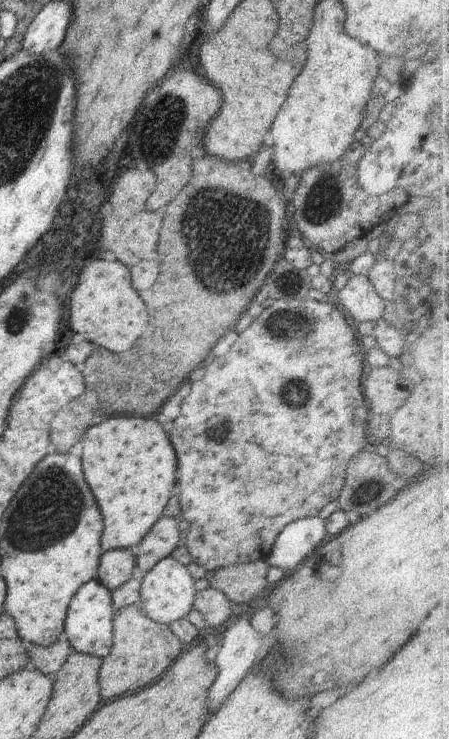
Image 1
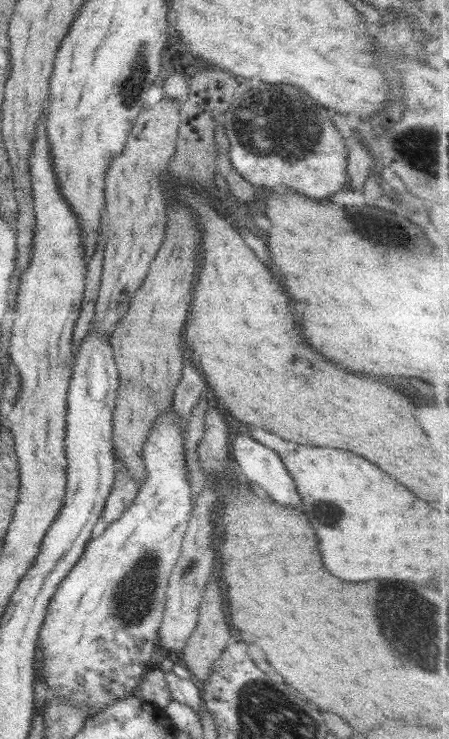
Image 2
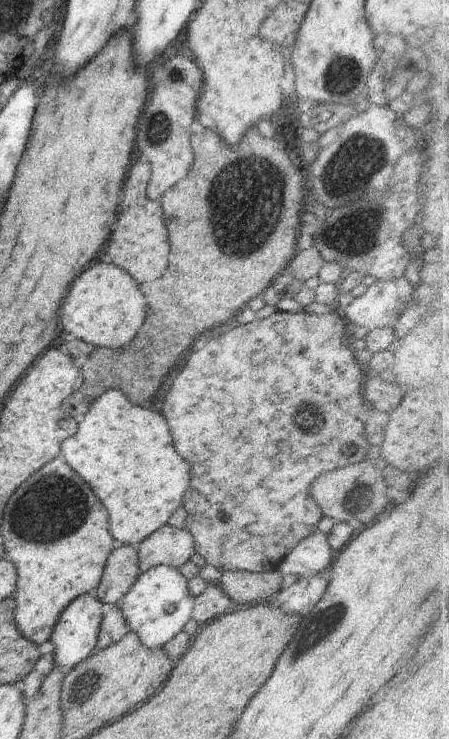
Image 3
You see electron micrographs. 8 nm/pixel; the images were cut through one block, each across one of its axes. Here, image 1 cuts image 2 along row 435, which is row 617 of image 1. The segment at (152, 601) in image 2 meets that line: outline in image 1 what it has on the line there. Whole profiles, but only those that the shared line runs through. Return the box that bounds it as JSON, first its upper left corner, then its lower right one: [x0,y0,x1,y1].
[139,556,196,625]

